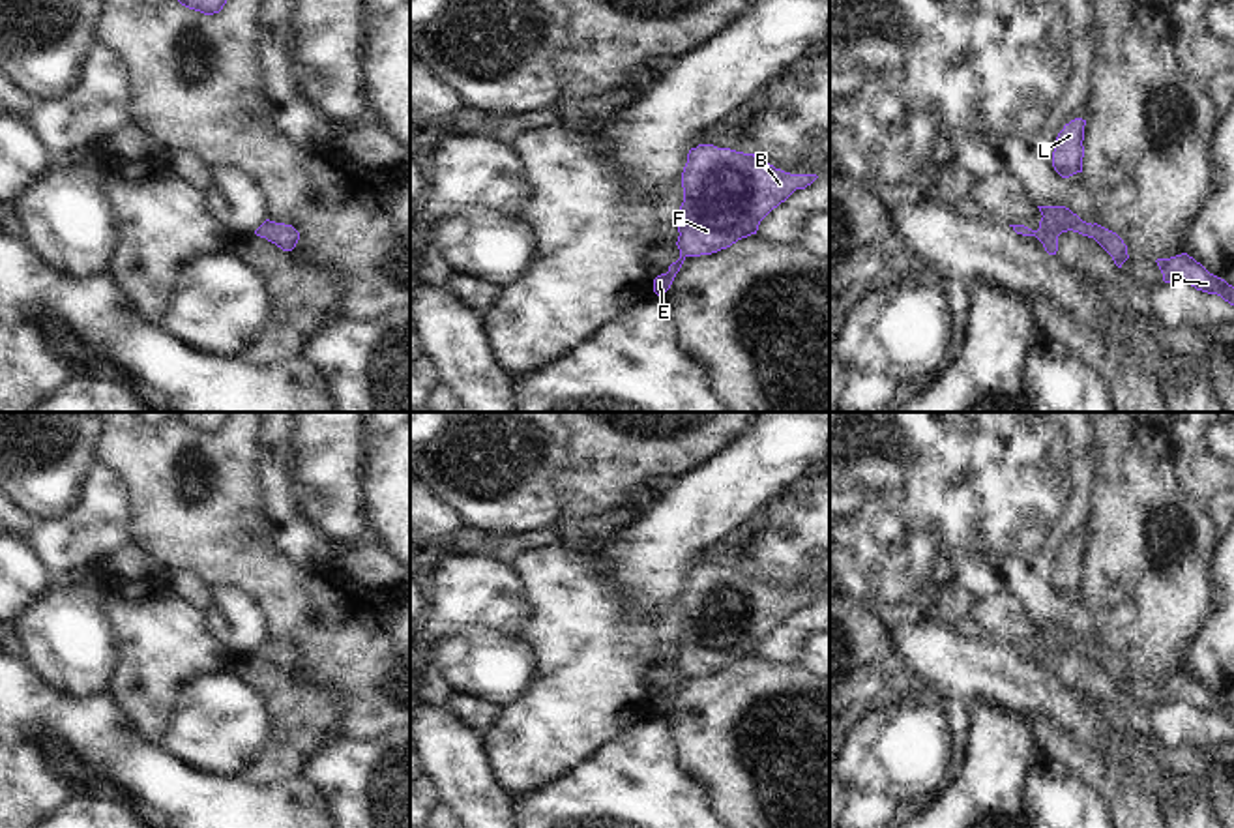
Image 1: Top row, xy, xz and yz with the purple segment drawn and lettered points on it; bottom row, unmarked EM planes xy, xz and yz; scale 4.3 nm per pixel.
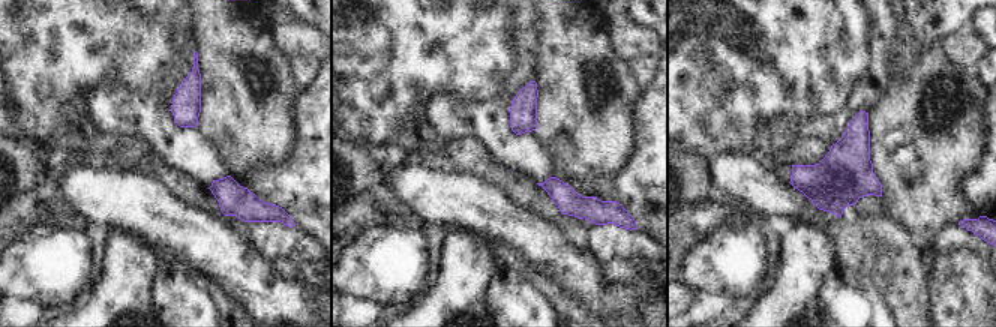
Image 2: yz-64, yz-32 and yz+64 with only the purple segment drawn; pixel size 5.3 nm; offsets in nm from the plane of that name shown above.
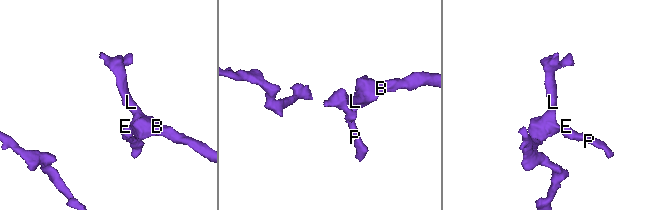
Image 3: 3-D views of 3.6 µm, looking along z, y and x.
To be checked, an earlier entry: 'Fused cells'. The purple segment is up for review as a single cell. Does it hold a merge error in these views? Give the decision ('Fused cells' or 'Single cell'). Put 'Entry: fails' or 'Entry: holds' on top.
Entry: fails
Single cell

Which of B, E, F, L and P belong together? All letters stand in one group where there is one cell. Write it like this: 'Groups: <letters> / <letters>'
Groups: B E F L P

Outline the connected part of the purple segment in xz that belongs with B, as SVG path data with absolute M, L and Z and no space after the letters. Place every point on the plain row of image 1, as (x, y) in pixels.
M698 564L687 573L687 583L682 592L683 622L678 641L678 669L680 678L668 686L667 693L654 699L654 712L667 712L687 676L712 674L730 667L742 658L757 654L760 641L796 609L805 609L816 594L790 594L775 588L755 573L743 573L713 564Z

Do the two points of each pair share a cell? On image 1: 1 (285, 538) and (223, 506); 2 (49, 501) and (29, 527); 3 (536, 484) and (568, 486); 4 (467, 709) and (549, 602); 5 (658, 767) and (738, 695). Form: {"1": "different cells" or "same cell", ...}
{"1": "different cells", "2": "different cells", "3": "different cells", "4": "different cells", "5": "different cells"}

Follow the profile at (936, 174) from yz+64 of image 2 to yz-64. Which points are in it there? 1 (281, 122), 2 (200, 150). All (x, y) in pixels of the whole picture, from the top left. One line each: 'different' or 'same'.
1: same
2: different

